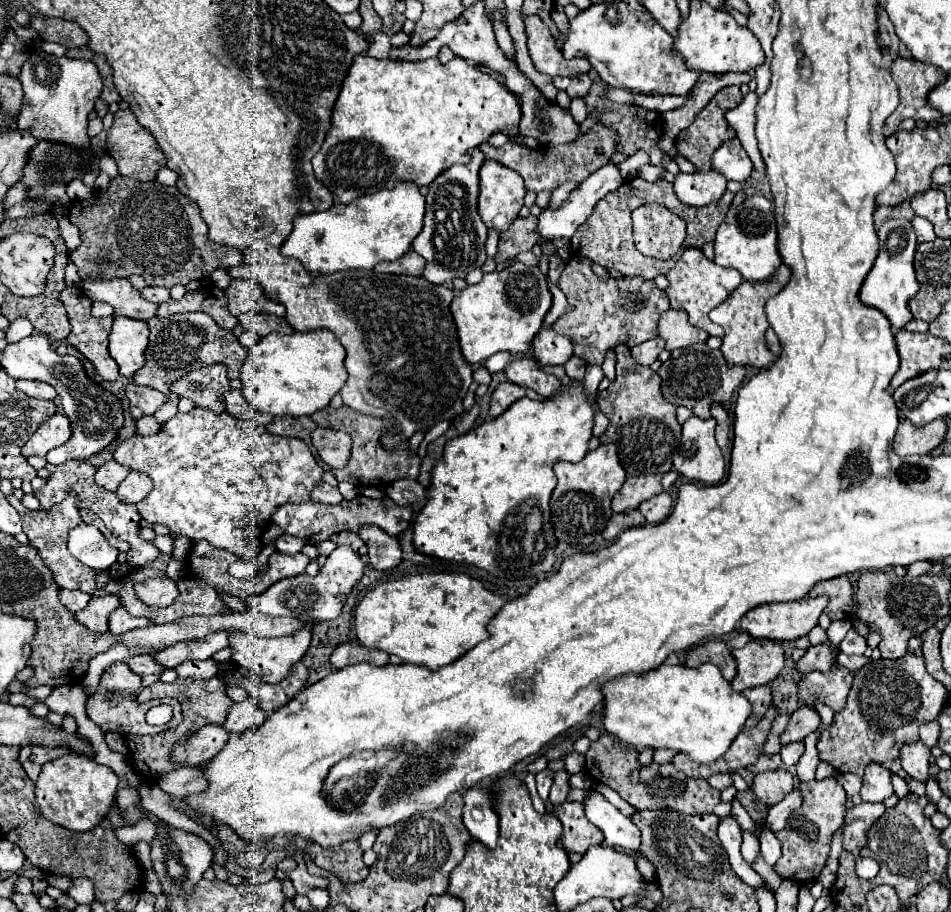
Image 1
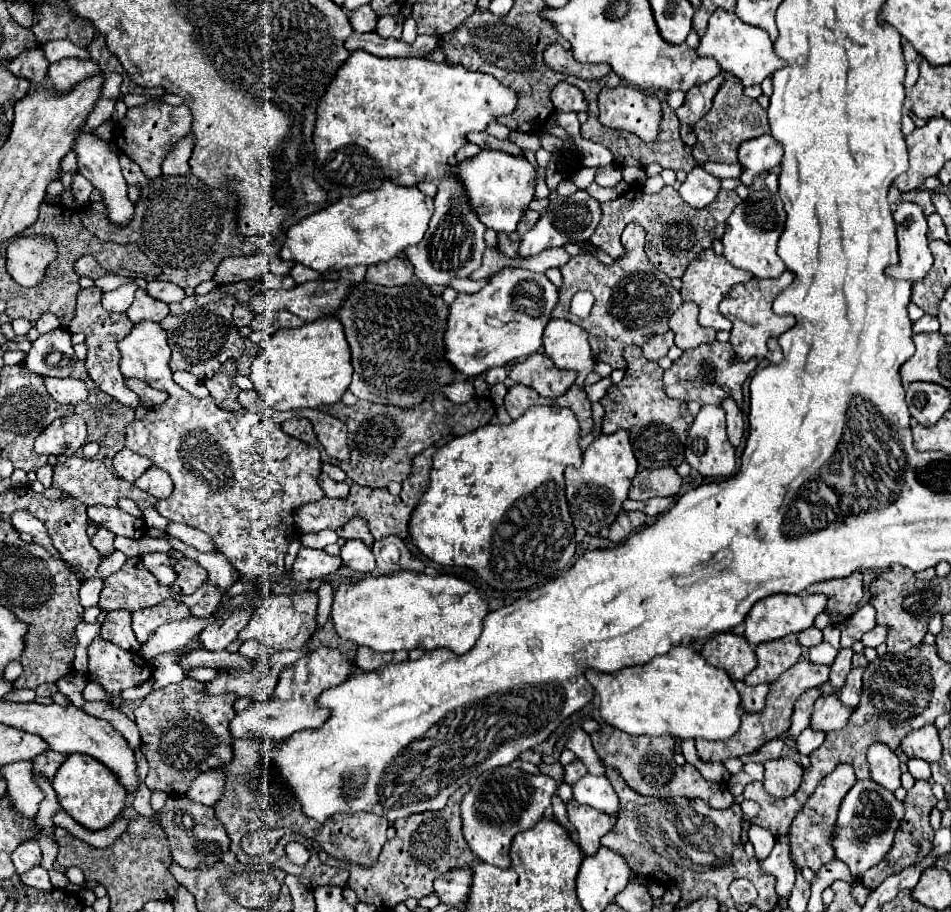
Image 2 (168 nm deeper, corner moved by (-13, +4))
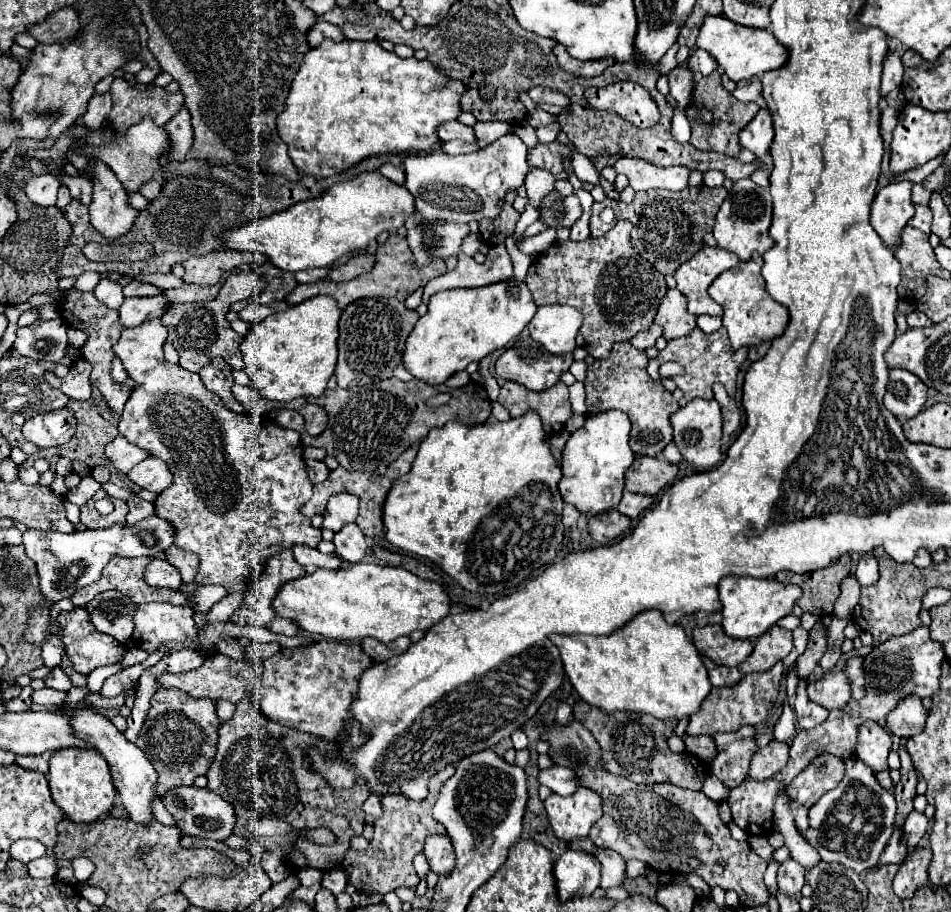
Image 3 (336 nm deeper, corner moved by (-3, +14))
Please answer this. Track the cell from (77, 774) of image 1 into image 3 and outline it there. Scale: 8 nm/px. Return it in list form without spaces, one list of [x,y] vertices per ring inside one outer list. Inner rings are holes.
[[[63,748],[53,752],[49,760],[49,788],[53,802],[73,822],[95,822],[103,818],[115,804],[115,786],[105,758],[93,748]]]

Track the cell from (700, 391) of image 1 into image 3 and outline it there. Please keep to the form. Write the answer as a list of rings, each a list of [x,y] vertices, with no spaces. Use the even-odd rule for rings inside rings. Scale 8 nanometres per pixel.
[[[723,326],[713,334],[705,334],[699,328],[695,328],[691,334],[687,334],[683,338],[669,340],[665,350],[661,350],[653,360],[649,360],[647,372],[653,380],[661,380],[661,374],[659,374],[661,360],[675,360],[675,362],[685,366],[685,374],[683,376],[671,376],[671,380],[677,384],[677,388],[683,392],[683,396],[687,400],[693,400],[695,396],[709,400],[709,398],[713,398],[711,386],[715,382],[721,382],[725,386],[727,394],[735,396],[735,380],[737,380],[737,372],[739,372],[741,364],[747,360],[747,348],[741,348],[735,352],[729,344],[729,336],[727,336],[727,330]]]

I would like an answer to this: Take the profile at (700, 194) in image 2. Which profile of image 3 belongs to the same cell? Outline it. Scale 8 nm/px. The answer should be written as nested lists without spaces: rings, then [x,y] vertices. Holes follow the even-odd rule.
[[[619,158],[613,168],[619,174],[629,178],[629,186],[635,192],[649,190],[649,188],[665,188],[665,190],[683,190],[689,186],[689,168],[687,166],[653,166],[647,160],[639,158]]]

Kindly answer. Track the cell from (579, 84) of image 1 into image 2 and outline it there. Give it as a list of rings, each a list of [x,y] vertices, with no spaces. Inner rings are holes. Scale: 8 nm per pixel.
[[[561,82],[551,92],[551,102],[559,112],[587,112],[587,100],[583,92],[567,82]]]

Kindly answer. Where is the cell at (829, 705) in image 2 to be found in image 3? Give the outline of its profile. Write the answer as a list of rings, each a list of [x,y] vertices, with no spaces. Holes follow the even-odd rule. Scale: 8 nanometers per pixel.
[[[831,672],[815,682],[809,682],[807,694],[809,694],[809,700],[823,706],[825,710],[843,708],[851,700],[849,682],[843,672]]]

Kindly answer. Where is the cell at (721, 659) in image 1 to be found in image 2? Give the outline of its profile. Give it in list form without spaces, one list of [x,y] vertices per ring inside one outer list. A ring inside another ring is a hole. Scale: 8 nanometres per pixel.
[[[733,632],[709,638],[701,654],[709,664],[725,670],[731,680],[743,680],[757,666],[757,656],[749,642]]]

